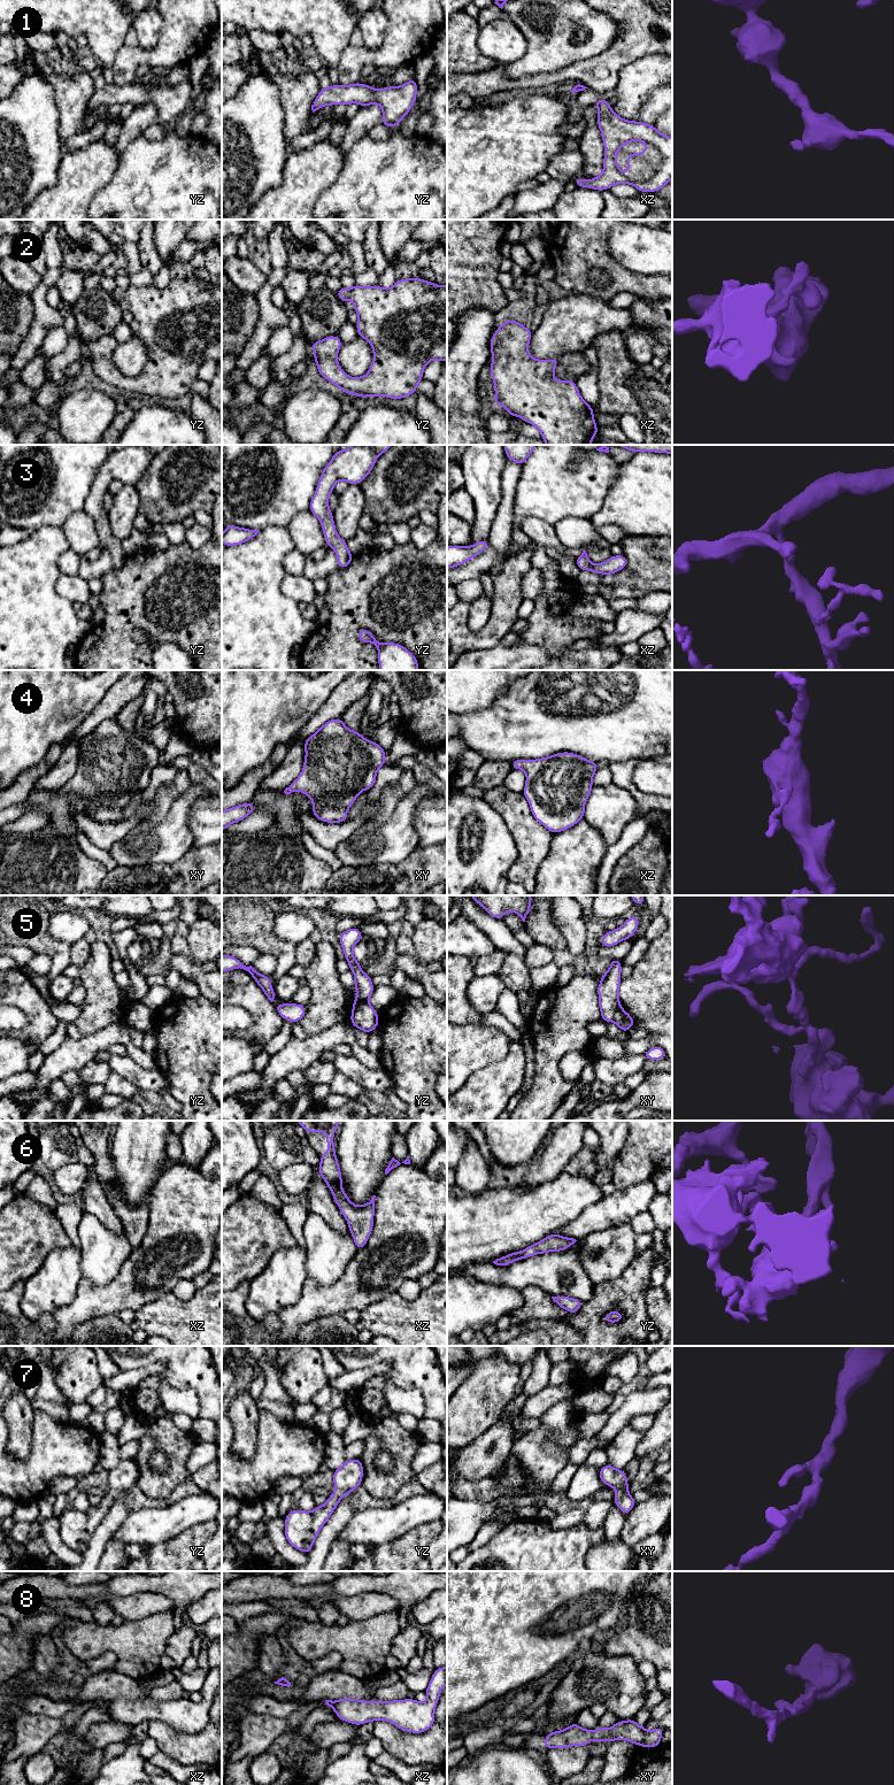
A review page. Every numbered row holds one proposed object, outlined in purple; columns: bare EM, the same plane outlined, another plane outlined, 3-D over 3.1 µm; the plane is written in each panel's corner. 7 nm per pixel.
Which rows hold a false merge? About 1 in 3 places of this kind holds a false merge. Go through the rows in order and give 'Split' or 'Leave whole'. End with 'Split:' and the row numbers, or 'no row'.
1: Leave whole
2: Leave whole
3: Leave whole
4: Leave whole
5: Split
6: Leave whole
7: Leave whole
8: Leave whole
Split: 5

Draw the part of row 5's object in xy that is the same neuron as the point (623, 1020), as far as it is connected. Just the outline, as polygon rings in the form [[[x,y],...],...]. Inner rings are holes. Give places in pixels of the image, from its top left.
[[[622,1006],[617,1008],[612,1022],[623,1032],[627,1032],[632,1026],[634,1026],[633,1017],[627,1011],[625,1011]]]

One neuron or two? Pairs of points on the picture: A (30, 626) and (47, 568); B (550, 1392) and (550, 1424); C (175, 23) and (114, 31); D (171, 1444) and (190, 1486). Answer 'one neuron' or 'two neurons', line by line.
A: one neuron
B: two neurons
C: two neurons
D: two neurons

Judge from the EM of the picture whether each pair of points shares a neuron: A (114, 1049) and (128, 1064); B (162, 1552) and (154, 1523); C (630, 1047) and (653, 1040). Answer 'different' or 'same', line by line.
A: different
B: different
C: same

